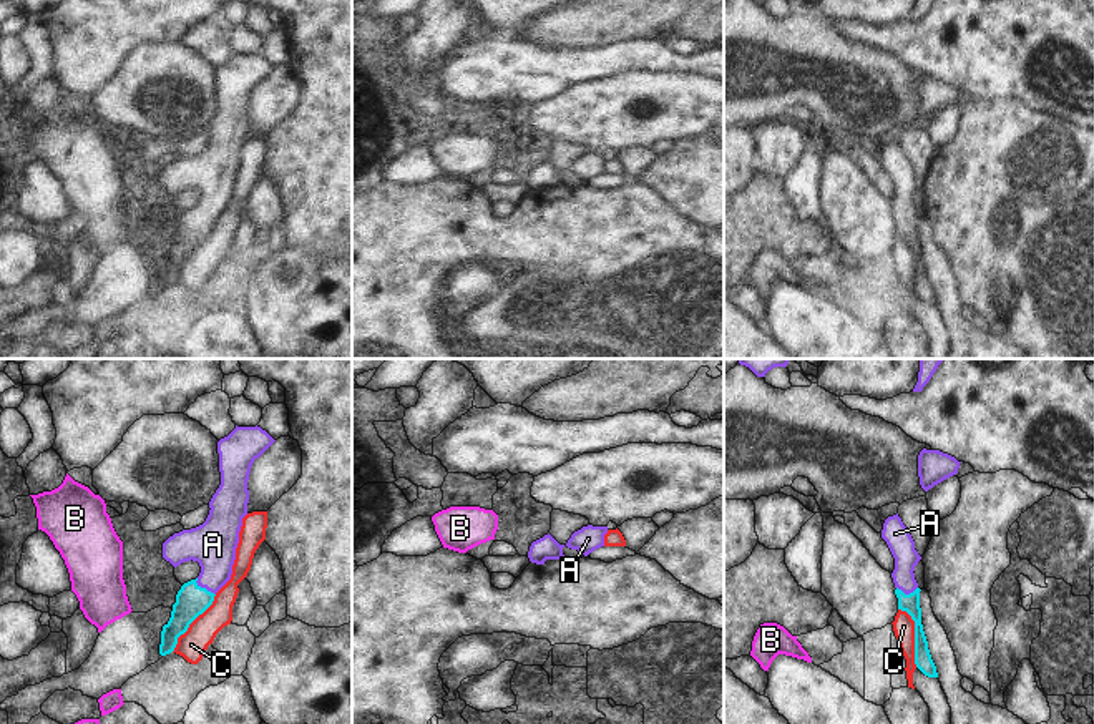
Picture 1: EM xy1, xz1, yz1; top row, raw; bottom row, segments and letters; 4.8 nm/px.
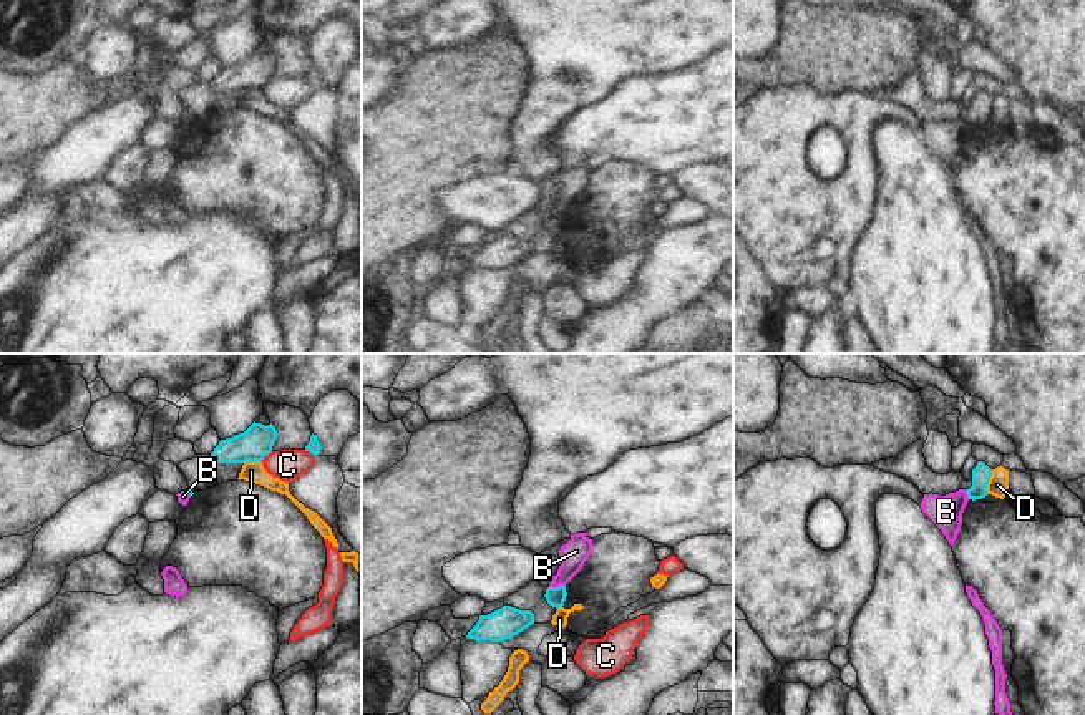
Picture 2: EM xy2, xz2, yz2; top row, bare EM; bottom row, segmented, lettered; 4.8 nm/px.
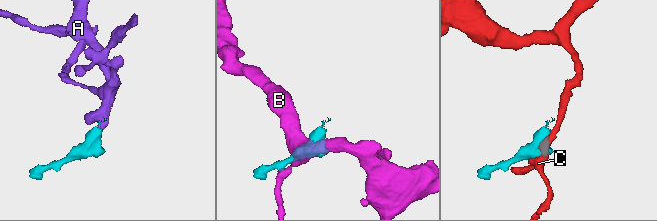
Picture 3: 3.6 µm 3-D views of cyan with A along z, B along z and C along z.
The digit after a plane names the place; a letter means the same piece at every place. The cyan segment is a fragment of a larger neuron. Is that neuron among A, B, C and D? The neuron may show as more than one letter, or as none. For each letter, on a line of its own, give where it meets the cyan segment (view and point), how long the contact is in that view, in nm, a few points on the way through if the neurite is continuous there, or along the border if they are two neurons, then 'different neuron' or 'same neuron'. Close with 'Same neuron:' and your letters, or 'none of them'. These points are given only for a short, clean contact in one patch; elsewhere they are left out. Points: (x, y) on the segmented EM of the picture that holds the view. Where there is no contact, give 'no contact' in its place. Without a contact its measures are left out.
A: contact xy1 (205, 588); length 130 nm; way xy1 (191, 600), (205, 588), (213, 577), (213, 545); same neuron
B: contact xz2 (556, 588); length 80 nm; border xz2 (564, 584), (549, 588); different neuron
C: contact yz1 (915, 636); length 300 nm; different neuron
D: contact yz2 (987, 481); length 120 nm; border yz2 (992, 470), (987, 480), (987, 493); different neuron
Same neuron: A

